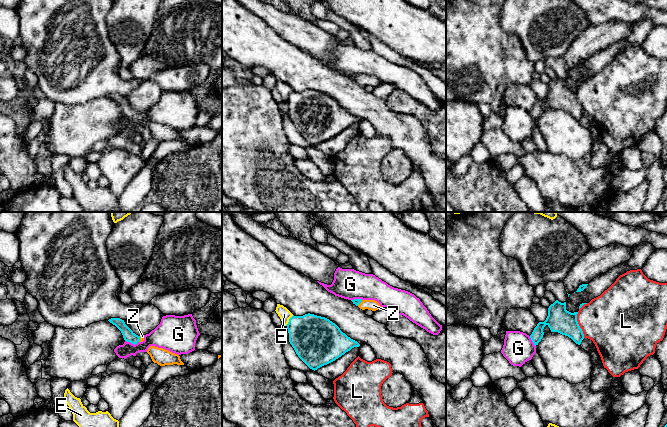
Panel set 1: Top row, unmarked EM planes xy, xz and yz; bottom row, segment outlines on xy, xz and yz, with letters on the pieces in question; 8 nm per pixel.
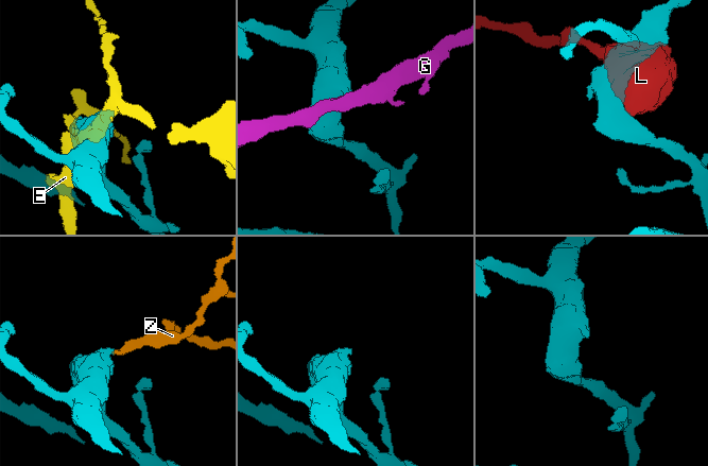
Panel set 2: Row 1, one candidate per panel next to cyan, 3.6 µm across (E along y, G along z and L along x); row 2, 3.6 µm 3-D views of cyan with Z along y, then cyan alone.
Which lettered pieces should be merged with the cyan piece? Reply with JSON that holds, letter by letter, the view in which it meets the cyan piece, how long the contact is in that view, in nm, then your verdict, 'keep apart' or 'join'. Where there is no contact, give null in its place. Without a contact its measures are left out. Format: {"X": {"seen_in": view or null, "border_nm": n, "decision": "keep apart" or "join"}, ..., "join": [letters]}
{"E": {"seen_in": "xz", "border_nm": 110, "decision": "keep apart"}, "G": {"seen_in": "xy", "border_nm": 110, "decision": "keep apart"}, "L": {"seen_in": "yz", "border_nm": 220, "decision": "keep apart"}, "Z": {"seen_in": "xy", "border_nm": 50, "decision": "join"}, "join": ["Z"]}

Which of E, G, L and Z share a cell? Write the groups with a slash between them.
E / G / L / Z

